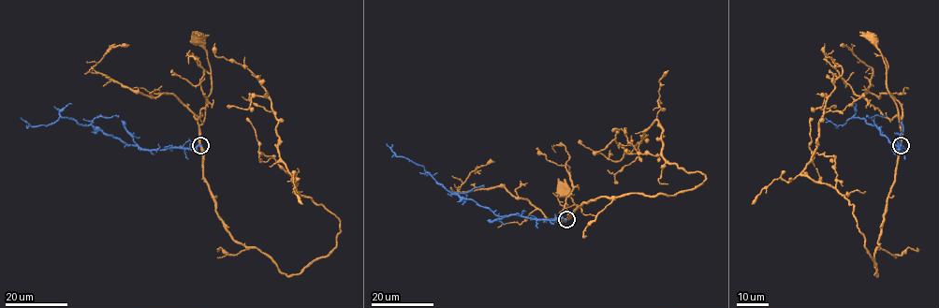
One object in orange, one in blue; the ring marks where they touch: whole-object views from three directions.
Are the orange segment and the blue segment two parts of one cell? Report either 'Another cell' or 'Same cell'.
Another cell

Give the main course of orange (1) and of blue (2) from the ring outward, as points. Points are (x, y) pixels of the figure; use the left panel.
1: (200, 145), (199, 126), (203, 122), (212, 89), (207, 51), (198, 37)
2: (200, 145), (192, 149), (139, 150), (72, 119), (60, 117), (47, 125), (32, 126), (21, 117)

